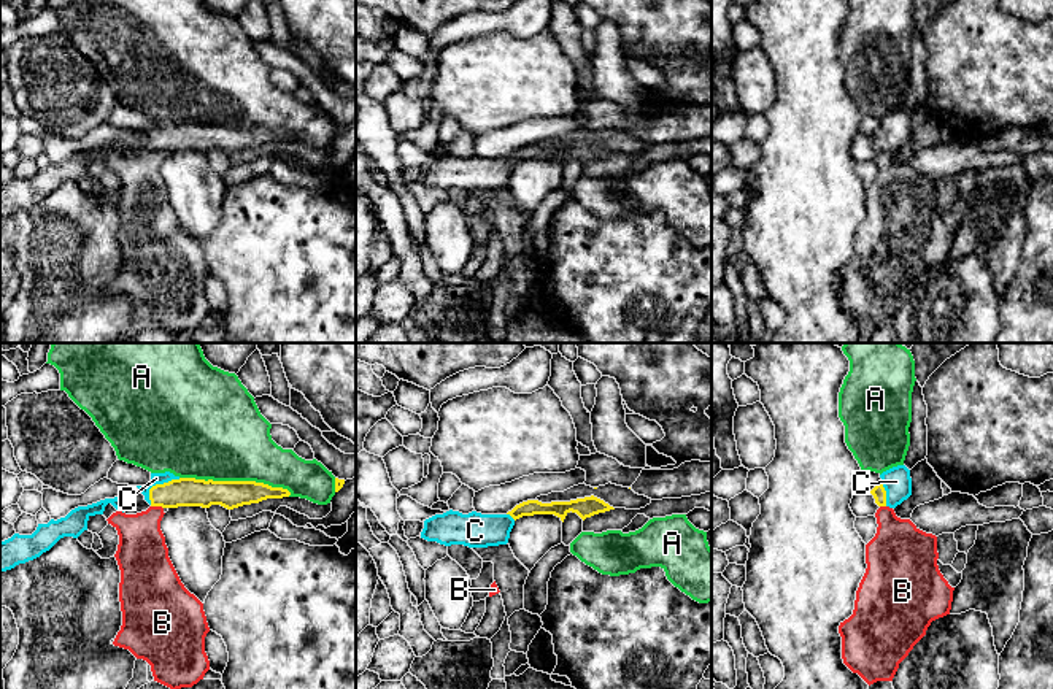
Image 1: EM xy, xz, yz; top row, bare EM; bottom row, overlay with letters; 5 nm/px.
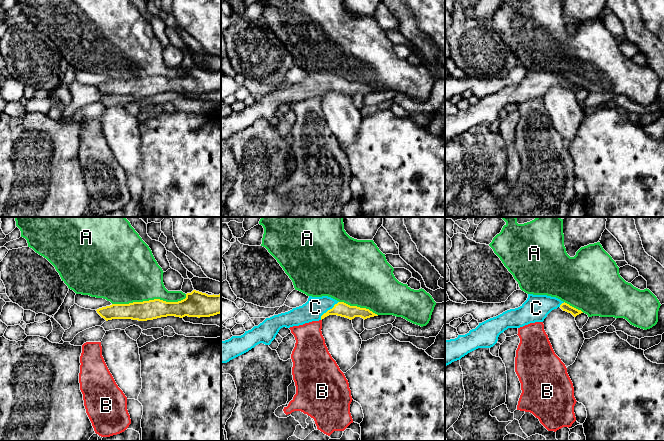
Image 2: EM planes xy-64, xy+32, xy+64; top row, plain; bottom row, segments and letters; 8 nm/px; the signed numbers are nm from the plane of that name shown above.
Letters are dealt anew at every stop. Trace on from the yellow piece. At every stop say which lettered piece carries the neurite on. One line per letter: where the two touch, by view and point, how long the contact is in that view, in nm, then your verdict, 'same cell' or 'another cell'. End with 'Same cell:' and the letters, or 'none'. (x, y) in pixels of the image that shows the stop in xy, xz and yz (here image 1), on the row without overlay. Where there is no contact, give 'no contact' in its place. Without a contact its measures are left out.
A: xy (235, 126) | 550 nm | another cell
B: xy (158, 150) | 70 nm | another cell
C: xy (158, 129) | 200 nm | same cell
Same cell: C

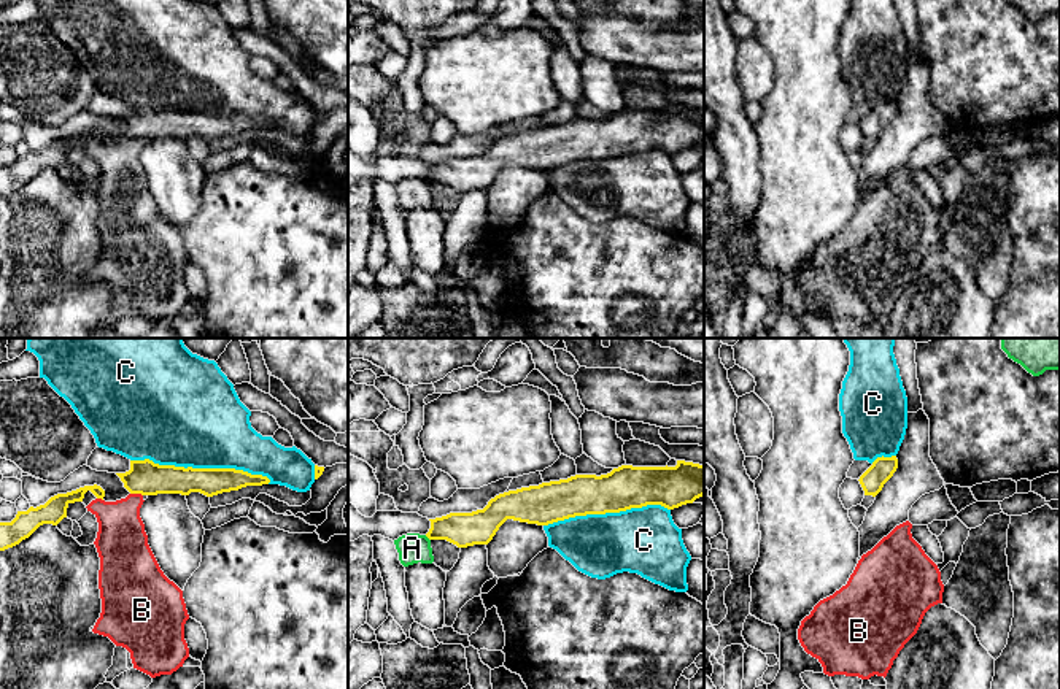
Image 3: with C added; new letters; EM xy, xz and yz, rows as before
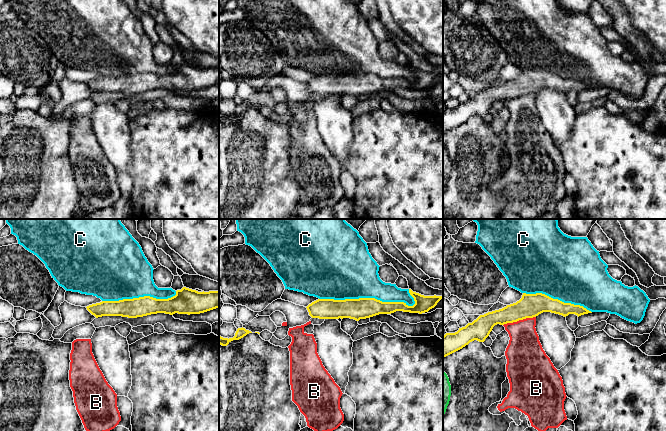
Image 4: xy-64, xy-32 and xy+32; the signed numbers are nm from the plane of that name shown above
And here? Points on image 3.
A: xz (428, 181) | 40 nm | another cell
B: xy (137, 137) | 70 nm | another cell
C: xy (201, 113) | 700 nm | another cell
Same cell: none

